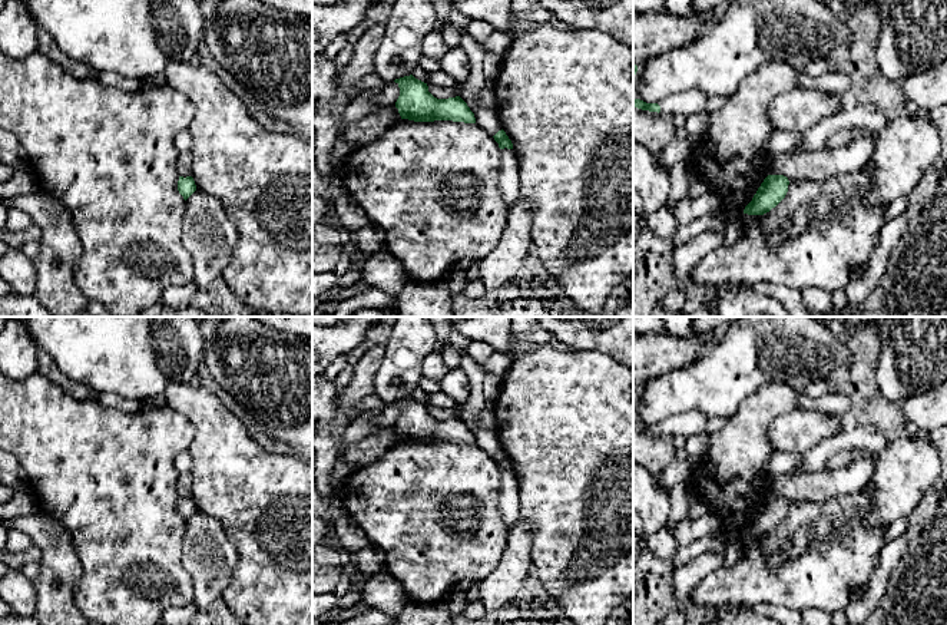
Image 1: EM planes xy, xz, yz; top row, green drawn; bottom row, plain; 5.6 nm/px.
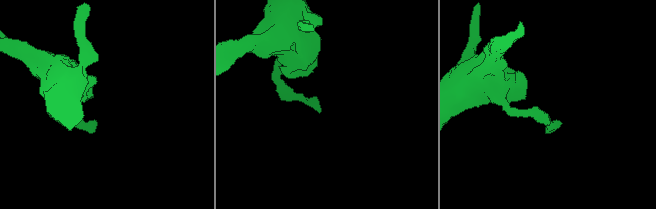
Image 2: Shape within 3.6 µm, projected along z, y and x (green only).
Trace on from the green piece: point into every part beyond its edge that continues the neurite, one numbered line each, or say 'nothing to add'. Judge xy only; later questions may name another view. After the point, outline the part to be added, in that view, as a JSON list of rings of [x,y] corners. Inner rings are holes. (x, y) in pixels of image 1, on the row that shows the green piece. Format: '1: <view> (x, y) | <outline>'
nothing to add

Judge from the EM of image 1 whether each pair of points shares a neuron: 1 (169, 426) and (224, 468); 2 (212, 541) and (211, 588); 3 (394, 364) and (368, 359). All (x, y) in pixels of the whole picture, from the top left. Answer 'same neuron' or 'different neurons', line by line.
1: different neurons
2: same neuron
3: different neurons

